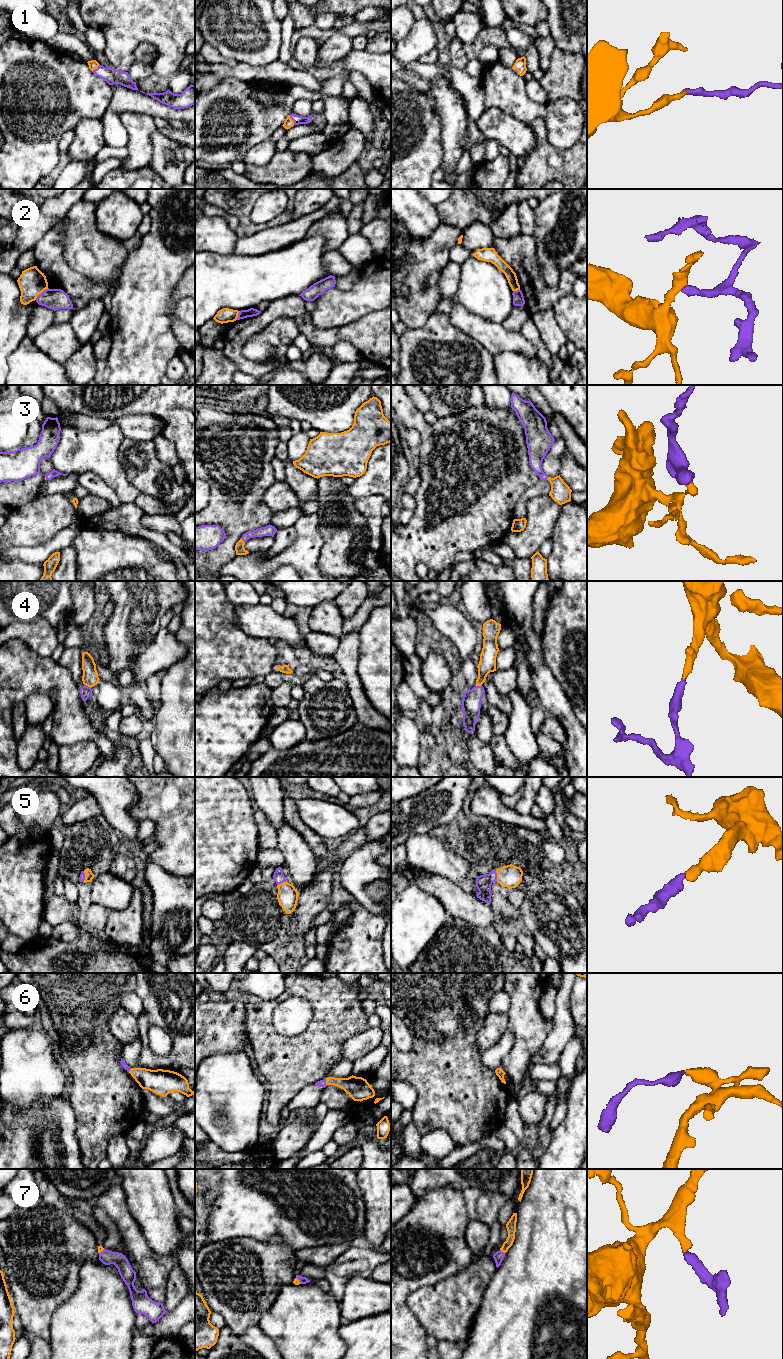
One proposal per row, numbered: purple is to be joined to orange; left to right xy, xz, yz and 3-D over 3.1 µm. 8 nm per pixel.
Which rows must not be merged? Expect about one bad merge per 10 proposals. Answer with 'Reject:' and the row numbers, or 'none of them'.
Reject: 2

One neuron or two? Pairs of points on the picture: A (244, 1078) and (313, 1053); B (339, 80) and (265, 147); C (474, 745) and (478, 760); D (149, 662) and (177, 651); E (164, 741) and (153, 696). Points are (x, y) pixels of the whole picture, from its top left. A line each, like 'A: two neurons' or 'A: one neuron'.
A: two neurons
B: two neurons
C: one neuron
D: one neuron
E: two neurons

